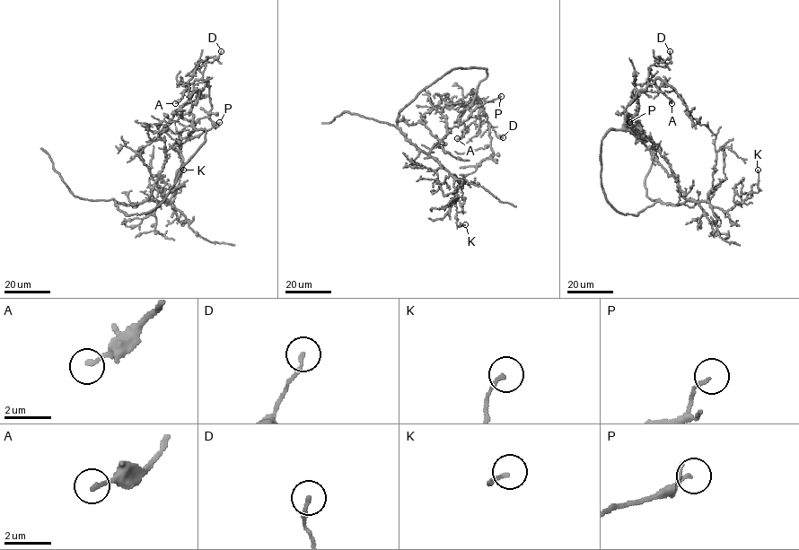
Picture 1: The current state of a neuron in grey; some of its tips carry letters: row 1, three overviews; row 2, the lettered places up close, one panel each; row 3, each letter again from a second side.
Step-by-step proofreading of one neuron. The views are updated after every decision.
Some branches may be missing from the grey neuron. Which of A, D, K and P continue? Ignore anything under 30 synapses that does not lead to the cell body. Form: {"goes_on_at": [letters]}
{"goes_on_at": []}

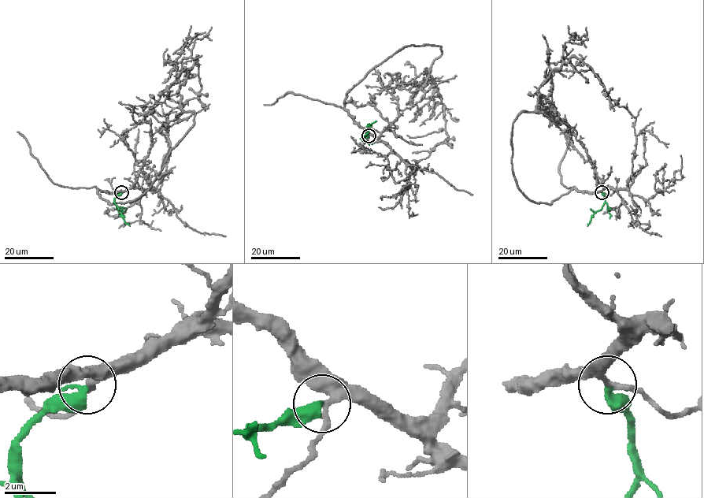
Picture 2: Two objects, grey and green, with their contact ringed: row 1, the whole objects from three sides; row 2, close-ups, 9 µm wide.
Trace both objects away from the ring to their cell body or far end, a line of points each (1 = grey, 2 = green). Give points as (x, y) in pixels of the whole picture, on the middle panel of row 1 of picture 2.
1: (368, 135), (378, 137), (398, 117), (392, 91), (402, 83), (423, 86), (431, 82), (451, 117), (458, 120)
2: (368, 135), (361, 138), (367, 132), (368, 126), (376, 120)

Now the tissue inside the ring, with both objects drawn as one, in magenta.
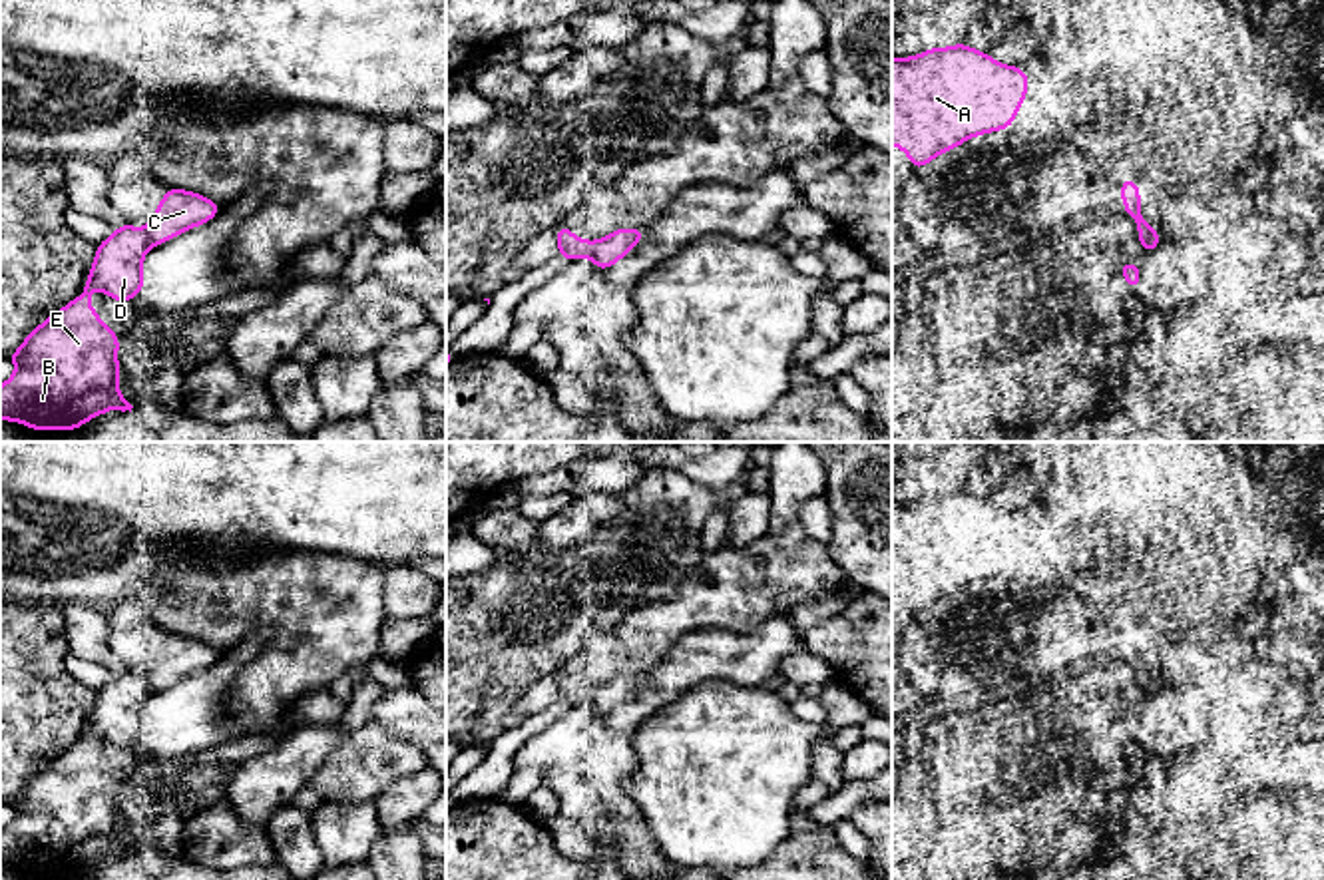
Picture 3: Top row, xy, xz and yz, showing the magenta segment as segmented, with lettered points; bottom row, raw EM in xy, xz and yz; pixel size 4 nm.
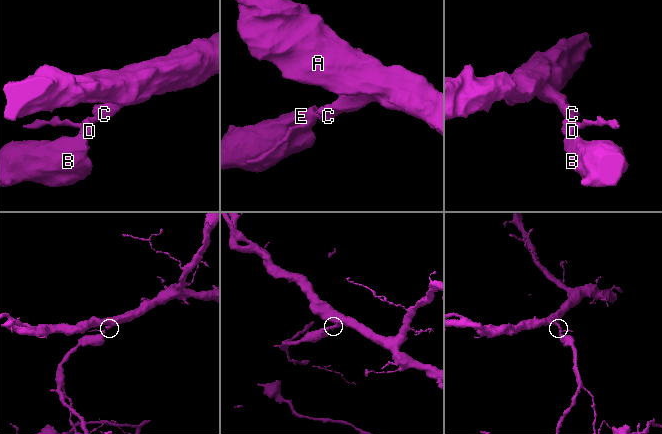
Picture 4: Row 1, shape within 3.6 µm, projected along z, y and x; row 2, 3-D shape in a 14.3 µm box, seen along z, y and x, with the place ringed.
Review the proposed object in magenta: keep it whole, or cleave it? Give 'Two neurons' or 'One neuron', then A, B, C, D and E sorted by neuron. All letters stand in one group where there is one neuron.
Two neurons. Groups: A C / B D E

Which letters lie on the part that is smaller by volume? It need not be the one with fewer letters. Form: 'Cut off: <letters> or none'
Cut off: B, D, E

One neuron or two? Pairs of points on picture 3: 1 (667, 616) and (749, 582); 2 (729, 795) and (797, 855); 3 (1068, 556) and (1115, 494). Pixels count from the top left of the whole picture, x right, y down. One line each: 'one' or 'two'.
1: one
2: two
3: one

